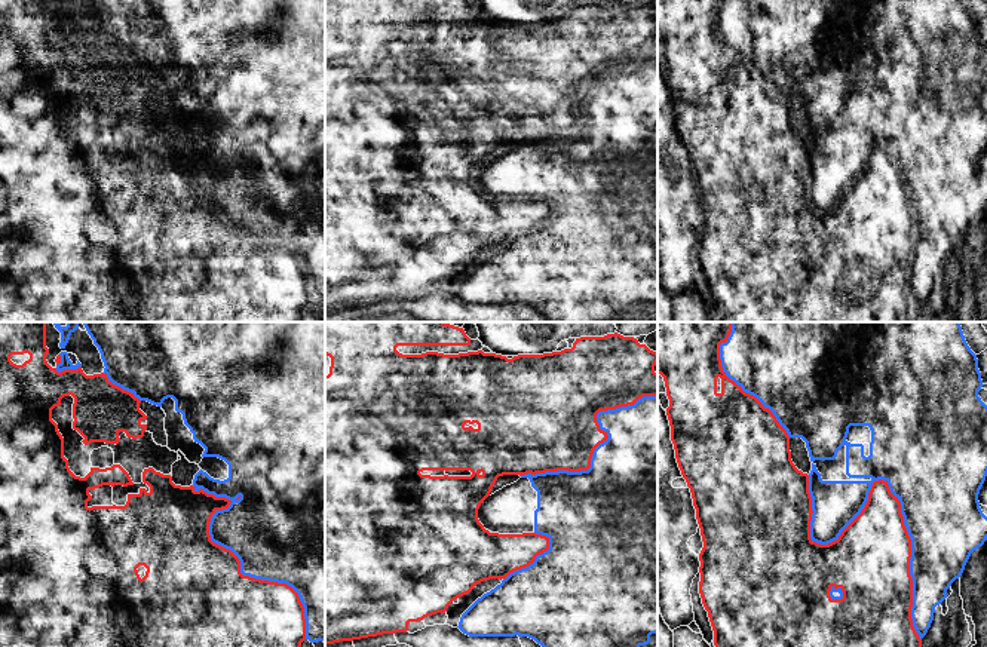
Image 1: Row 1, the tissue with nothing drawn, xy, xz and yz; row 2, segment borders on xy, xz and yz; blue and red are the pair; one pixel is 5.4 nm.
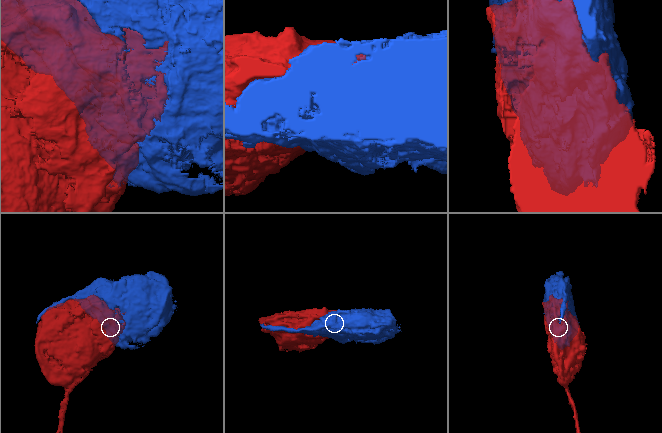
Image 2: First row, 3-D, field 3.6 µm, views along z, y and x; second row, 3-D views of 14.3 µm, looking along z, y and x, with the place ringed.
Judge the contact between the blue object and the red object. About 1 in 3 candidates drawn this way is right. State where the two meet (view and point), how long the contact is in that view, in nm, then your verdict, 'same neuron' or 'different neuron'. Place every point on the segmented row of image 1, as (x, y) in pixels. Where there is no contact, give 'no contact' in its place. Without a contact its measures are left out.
meets blue in yz at (888, 483); contact 1100 nm long; different neuron

